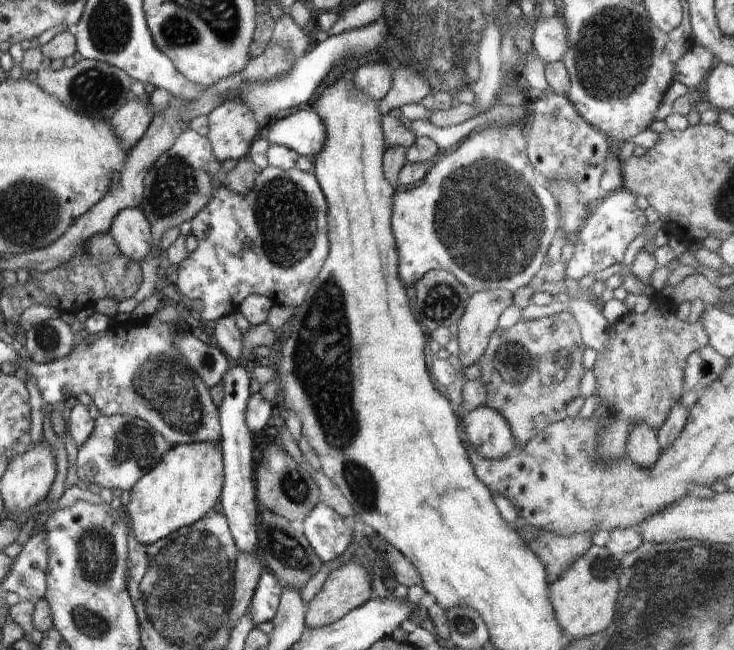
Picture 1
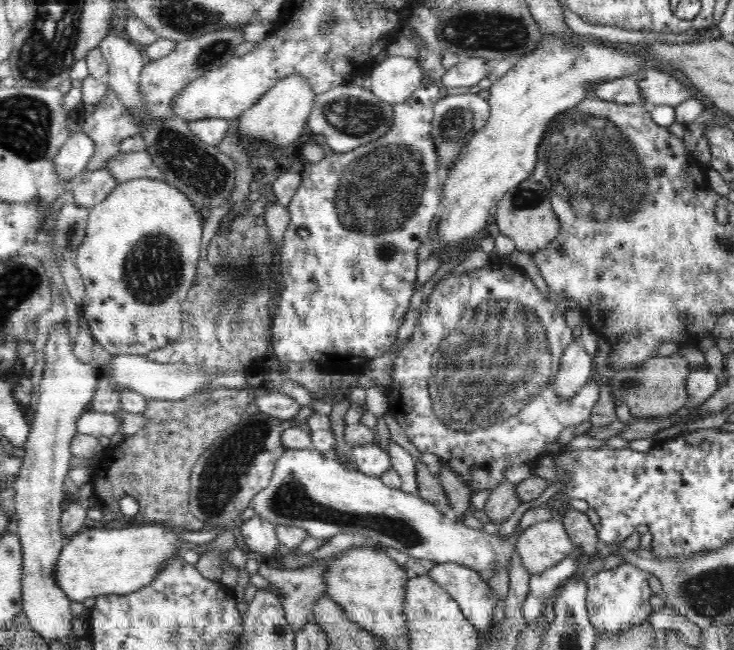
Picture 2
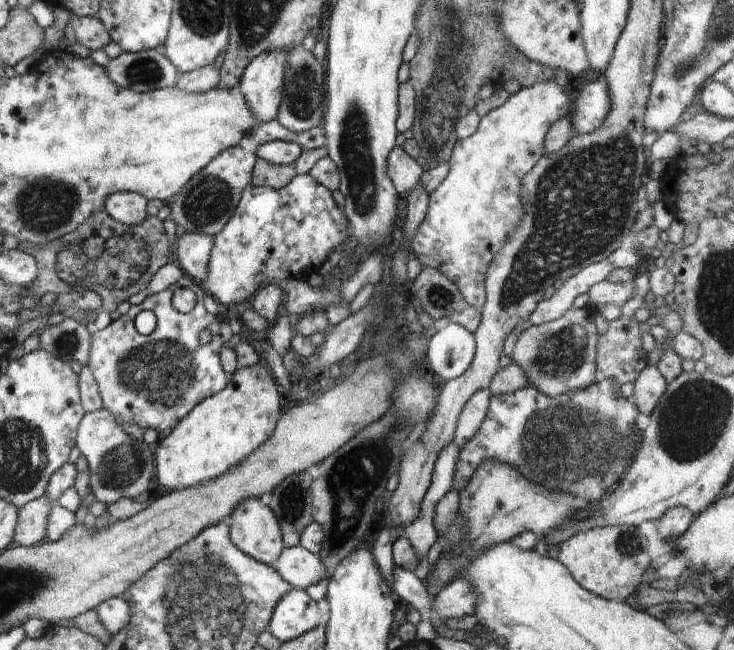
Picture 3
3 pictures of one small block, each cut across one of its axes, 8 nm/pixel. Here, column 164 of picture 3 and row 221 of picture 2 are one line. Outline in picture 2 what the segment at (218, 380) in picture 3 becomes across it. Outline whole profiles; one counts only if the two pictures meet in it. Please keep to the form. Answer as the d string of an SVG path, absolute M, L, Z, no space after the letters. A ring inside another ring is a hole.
M425 79L421 86L409 97L408 101L402 104L394 104L394 118L390 130L364 146L358 146L355 150L346 153L332 153L317 164L305 164L303 170L299 172L301 183L294 193L292 200L287 205L290 215L290 224L286 232L282 235L281 245L277 252L278 274L282 280L282 292L277 300L276 310L272 316L272 346L274 354L280 363L287 362L314 362L316 367L322 372L329 374L341 373L352 374L352 364L359 362L362 358L375 359L386 354L394 341L396 332L404 320L404 315L408 312L412 295L415 292L416 268L418 268L418 248L428 240L430 226L433 226L440 214L440 195L438 169L441 168L440 158L434 145L431 128L434 116L434 104L444 93L443 88L437 82ZM300 228L308 230L308 236L302 238L298 235Z

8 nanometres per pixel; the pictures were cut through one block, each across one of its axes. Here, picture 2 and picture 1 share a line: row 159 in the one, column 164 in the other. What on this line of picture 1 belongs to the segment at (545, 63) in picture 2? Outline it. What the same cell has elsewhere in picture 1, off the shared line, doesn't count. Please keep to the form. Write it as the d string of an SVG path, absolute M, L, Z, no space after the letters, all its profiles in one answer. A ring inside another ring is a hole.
M219 442L214 445L211 443L191 443L179 445L172 447L171 450L162 458L162 461L157 464L157 466L147 472L145 476L141 477L141 480L138 480L137 484L134 484L134 487L129 491L130 492L130 502L128 505L123 508L126 512L127 517L129 518L129 526L131 527L131 532L135 537L135 540L142 545L155 544L158 540L165 538L176 532L176 530L182 529L183 527L191 526L195 524L198 520L201 520L205 514L216 506L216 502L220 499L221 491L223 488L223 455L219 446Z

